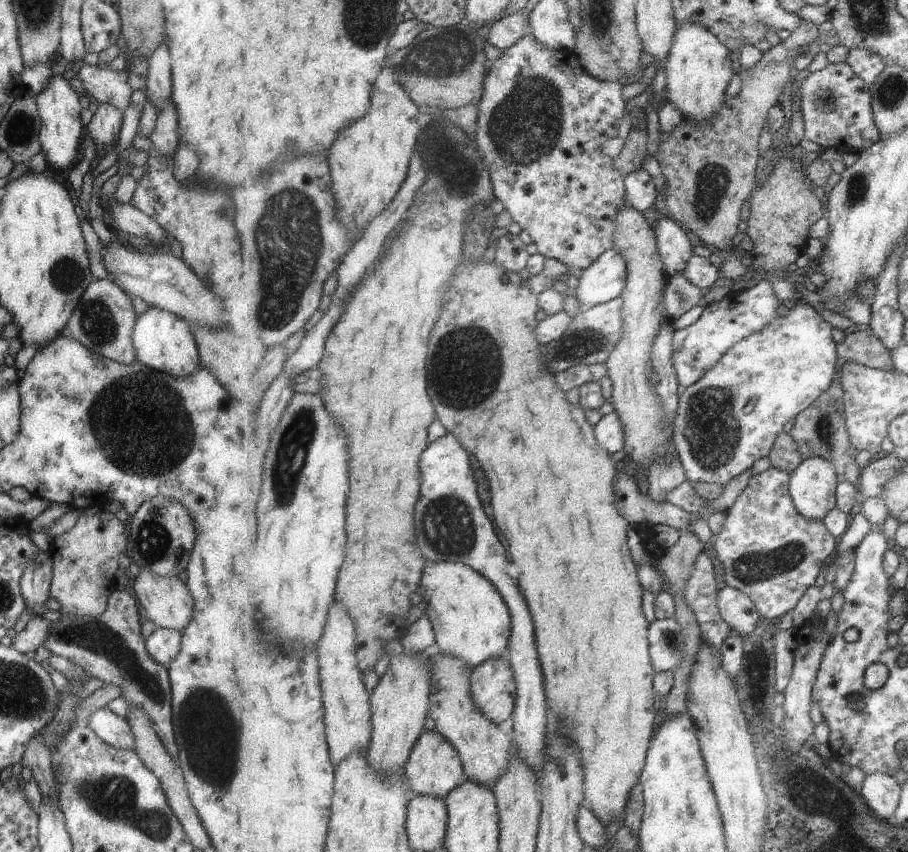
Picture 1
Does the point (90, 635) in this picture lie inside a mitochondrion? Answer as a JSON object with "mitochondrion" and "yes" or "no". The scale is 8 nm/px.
{"mitochondrion":"yes"}

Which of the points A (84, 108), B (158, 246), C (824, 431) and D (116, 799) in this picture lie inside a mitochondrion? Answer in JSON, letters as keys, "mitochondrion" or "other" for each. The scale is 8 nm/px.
{"A":"other","B":"other","C":"mitochondrion","D":"mitochondrion"}

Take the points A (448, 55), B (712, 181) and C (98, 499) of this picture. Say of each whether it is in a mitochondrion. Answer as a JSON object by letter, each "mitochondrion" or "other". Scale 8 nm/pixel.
{"A":"mitochondrion","B":"mitochondrion","C":"other"}

